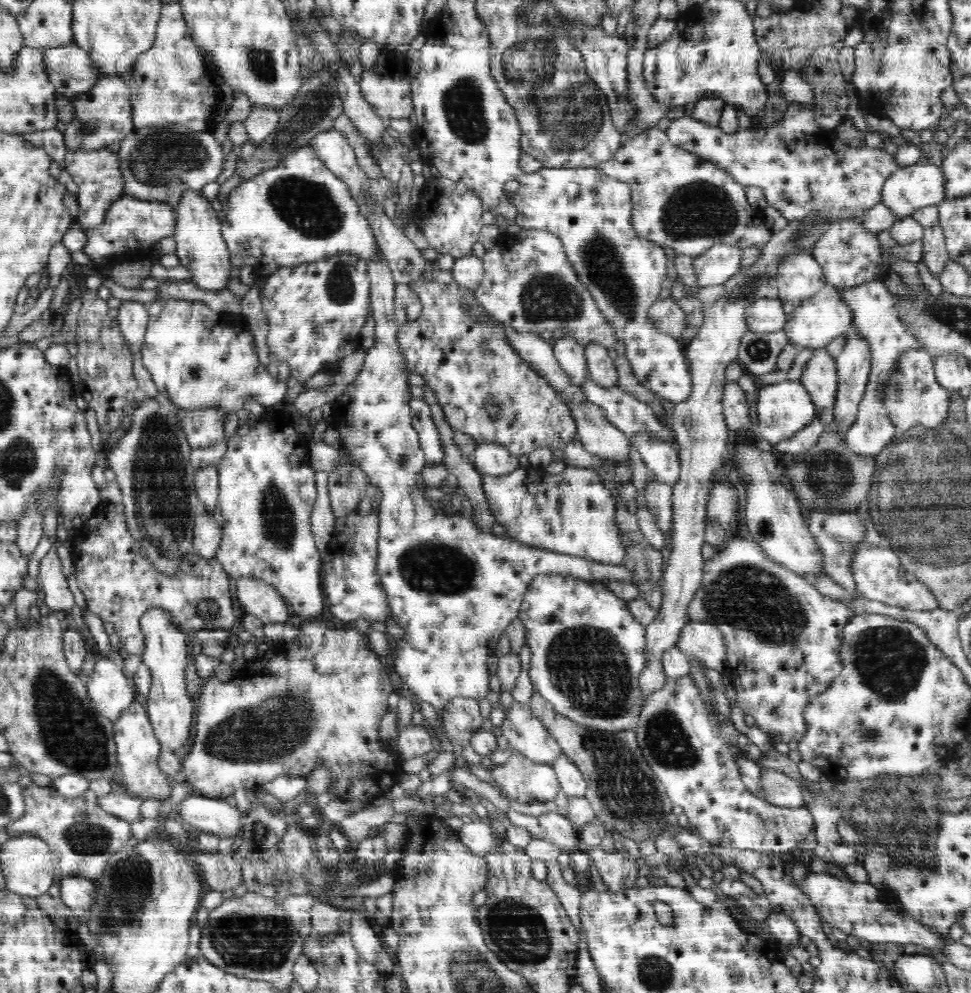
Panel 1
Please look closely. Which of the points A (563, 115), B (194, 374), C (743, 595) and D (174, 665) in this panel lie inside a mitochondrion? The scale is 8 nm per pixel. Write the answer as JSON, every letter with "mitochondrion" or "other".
{"A":"mitochondrion","B":"mitochondrion","C":"mitochondrion","D":"other"}

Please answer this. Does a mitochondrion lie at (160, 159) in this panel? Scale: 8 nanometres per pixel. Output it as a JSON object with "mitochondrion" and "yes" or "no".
{"mitochondrion":"yes"}

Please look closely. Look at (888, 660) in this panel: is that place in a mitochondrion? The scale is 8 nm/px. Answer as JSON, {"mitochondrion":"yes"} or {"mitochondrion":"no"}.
{"mitochondrion":"yes"}

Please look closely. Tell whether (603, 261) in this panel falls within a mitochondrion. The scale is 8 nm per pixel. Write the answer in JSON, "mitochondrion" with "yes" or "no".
{"mitochondrion":"yes"}

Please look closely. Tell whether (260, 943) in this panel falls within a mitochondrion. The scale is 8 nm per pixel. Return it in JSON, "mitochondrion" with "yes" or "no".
{"mitochondrion":"yes"}

